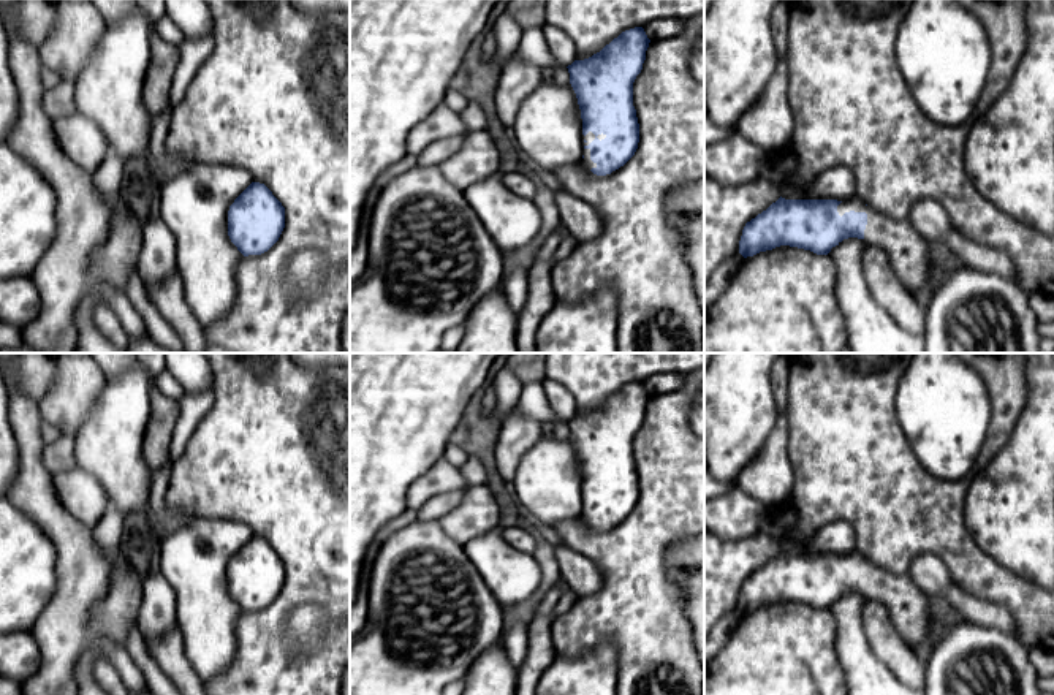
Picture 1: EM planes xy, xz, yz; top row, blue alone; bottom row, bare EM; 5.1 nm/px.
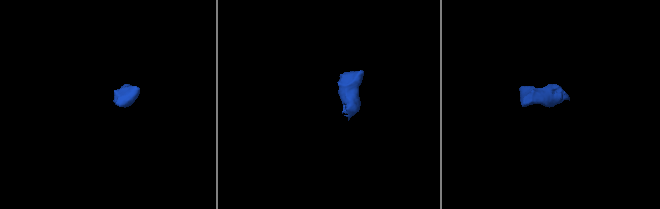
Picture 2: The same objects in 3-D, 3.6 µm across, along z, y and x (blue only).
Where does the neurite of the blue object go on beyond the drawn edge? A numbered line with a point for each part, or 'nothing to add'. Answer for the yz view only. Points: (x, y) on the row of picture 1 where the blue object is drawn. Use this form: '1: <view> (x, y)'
1: yz (907, 249)

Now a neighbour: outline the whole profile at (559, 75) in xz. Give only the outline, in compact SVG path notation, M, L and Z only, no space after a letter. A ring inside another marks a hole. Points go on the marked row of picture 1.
M552 66L552 68L543 68L541 70L541 81L551 81L557 84L568 84L570 82L570 73L567 66Z

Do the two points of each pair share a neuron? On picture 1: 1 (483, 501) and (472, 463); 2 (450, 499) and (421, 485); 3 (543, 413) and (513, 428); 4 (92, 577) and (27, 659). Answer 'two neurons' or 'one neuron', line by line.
1: two neurons
2: two neurons
3: two neurons
4: two neurons

